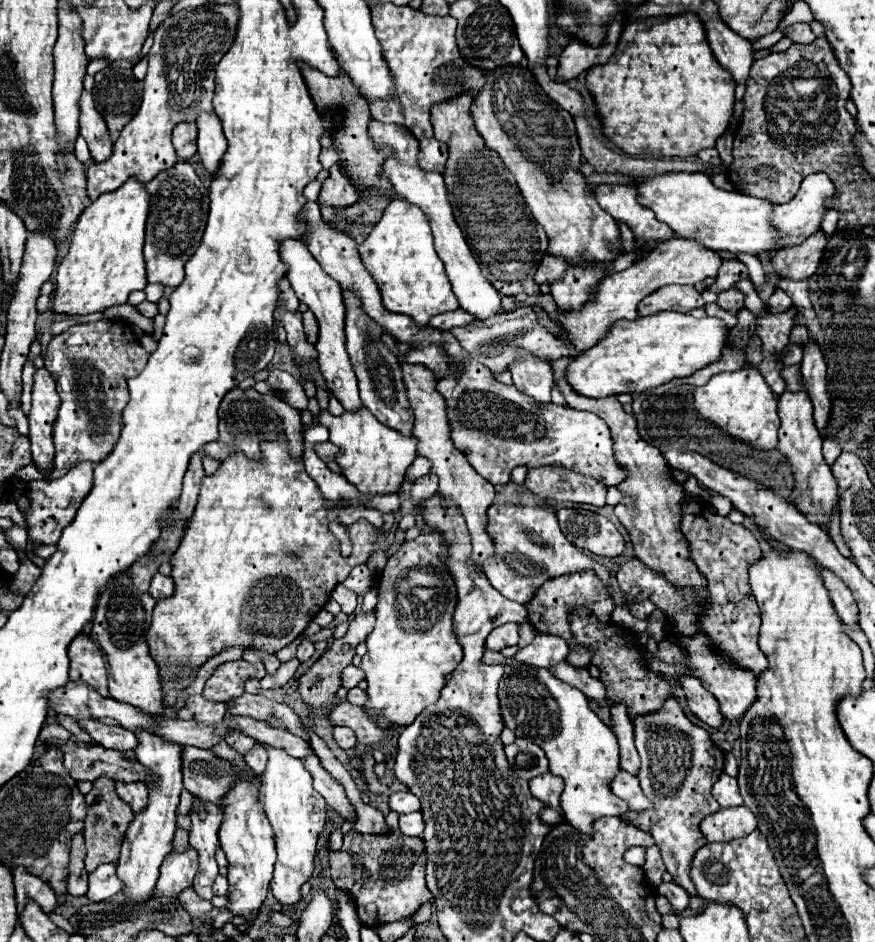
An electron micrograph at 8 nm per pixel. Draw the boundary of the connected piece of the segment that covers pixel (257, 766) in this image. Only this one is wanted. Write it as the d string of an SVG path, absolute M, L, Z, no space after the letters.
M255 745L247 755L245 755L245 763L257 773L261 775L265 771L265 765L267 765L267 751L263 745Z

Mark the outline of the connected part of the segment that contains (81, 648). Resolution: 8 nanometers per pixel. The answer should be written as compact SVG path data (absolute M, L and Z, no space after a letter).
M79 633L71 641L69 659L71 659L71 671L69 671L69 679L71 681L85 681L97 693L101 693L105 697L109 695L105 659L103 659L103 653L91 641L89 635Z

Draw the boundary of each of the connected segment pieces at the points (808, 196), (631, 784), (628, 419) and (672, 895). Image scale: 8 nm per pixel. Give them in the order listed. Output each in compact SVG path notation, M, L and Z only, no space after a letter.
M813 173L803 179L793 201L779 205L779 209L771 213L775 227L783 231L783 247L799 245L821 229L821 217L827 211L823 203L831 199L833 193L835 187L831 179L825 173Z
M619 771L617 777L611 781L611 791L629 803L631 811L647 811L653 807L651 799L647 799L639 787L637 777L629 775L627 771Z
M561 357L557 361L551 361L557 387L561 389L569 407L575 407L579 411L591 411L607 423L607 427L611 429L615 457L629 475L619 485L619 491L623 493L623 501L615 507L615 515L631 535L635 557L643 559L647 567L651 567L653 571L659 571L669 583L675 583L675 587L695 587L695 591L699 591L699 603L707 603L707 579L703 579L695 563L691 563L691 557L687 551L687 539L683 539L683 533L679 533L679 503L683 501L683 495L685 495L683 487L671 479L663 453L659 453L659 449L651 447L639 437L635 417L621 409L621 403L617 401L617 397L589 399L589 397L577 395L569 387L569 383L565 381L565 369L569 363L571 363L571 357Z
M661 883L661 885L657 887L657 891L659 895L665 895L665 897L669 899L669 903L675 907L677 913L683 911L683 907L689 905L689 895L687 895L687 891L685 891L683 887L675 885L675 883Z

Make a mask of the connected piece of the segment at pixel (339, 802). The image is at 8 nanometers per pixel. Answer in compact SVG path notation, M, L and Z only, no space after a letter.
M311 751L311 755L307 755L307 759L303 759L303 765L313 775L313 787L315 787L315 791L327 801L329 807L333 807L337 813L341 813L345 819L349 819L353 815L353 805L349 803L349 799L347 799L341 783L335 781L323 769L323 765L321 765L319 757L315 755L315 751Z

